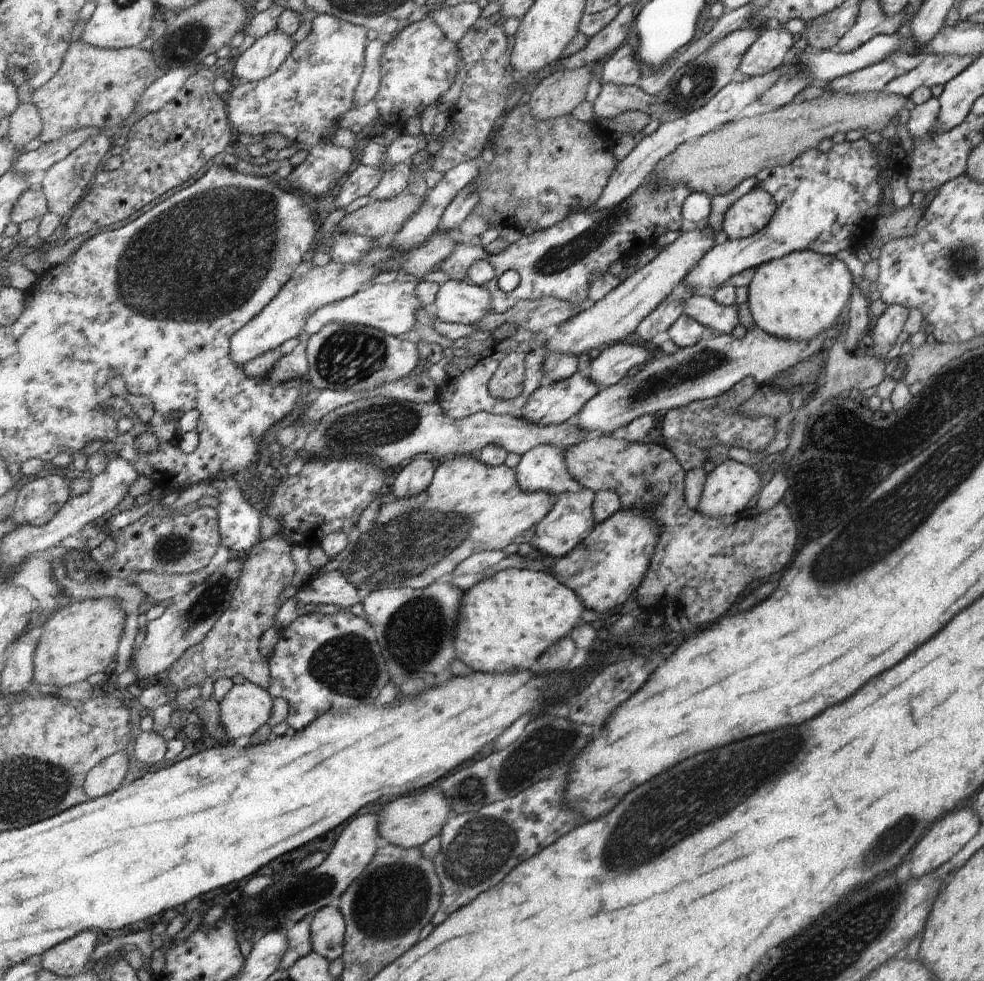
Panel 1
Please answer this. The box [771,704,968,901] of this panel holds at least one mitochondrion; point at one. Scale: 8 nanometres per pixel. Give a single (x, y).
(882, 849)

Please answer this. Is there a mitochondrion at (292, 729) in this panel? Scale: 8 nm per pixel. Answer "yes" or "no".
no

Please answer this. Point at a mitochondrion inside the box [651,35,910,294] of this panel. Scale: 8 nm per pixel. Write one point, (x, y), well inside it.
(697, 82)

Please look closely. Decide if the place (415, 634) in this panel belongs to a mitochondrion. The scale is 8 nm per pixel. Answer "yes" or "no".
yes

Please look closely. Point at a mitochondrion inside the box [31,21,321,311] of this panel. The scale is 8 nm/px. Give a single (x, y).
(183, 44)

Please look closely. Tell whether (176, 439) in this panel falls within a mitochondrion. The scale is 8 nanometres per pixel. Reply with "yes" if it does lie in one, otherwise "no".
no

